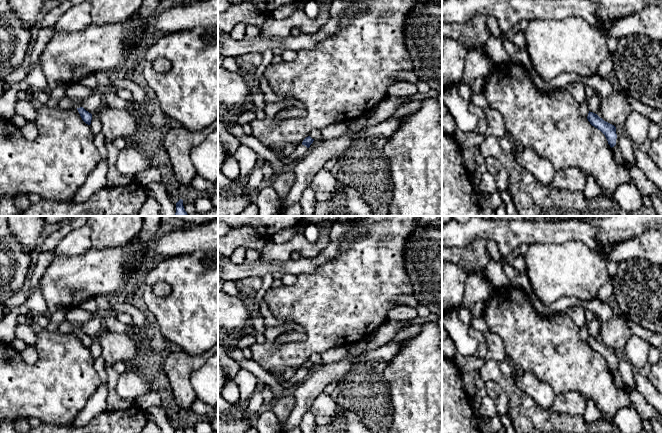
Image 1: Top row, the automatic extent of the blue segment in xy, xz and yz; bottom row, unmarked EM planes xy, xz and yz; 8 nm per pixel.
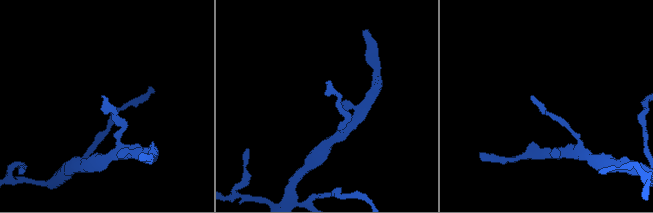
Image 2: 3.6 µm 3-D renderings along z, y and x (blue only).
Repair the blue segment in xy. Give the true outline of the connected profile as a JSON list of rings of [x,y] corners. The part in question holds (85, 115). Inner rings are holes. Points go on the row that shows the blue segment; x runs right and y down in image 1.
[[[83,107],[77,108],[82,120],[90,125],[91,124],[91,120],[92,120],[92,114],[89,113],[88,111],[86,111]]]

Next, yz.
[[[590,111],[588,113],[587,119],[592,126],[600,130],[605,135],[611,148],[616,145],[617,134],[616,127],[614,125],[604,121],[597,114]]]

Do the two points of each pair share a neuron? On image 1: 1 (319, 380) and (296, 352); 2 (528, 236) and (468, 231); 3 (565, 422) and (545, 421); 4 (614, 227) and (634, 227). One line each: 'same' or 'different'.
1: different
2: same
3: same
4: same

